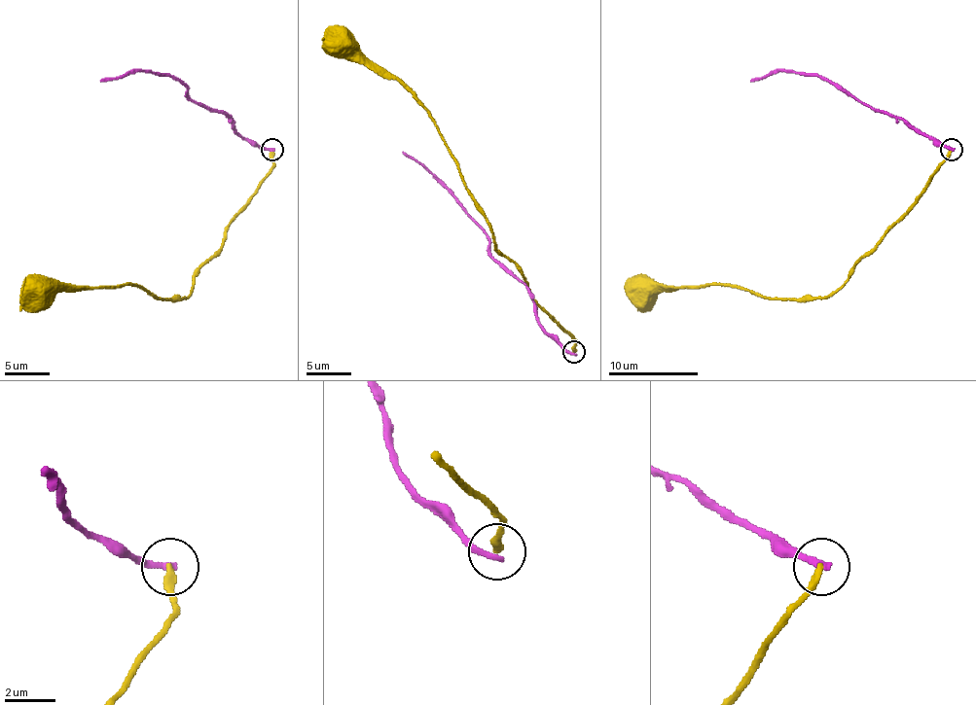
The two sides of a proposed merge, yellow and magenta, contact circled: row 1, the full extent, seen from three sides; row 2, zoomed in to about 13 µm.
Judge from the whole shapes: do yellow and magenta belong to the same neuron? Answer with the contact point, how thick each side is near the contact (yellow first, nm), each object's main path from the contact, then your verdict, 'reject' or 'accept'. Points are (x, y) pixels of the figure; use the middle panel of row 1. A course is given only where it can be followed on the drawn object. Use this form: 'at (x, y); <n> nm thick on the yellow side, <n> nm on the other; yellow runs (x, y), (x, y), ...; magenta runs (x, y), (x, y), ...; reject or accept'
at (574, 352); 300 nm thick on the yellow side, 240 nm on the other; yellow runs (573, 352), (575, 341), (533, 299), (526, 278), (497, 249), (490, 229), (430, 113), (349, 39), (344, 41); magenta runs (573, 352), (564, 350), (544, 330), (530, 292), (490, 254), (490, 238), (428, 171), (403, 151); reject

